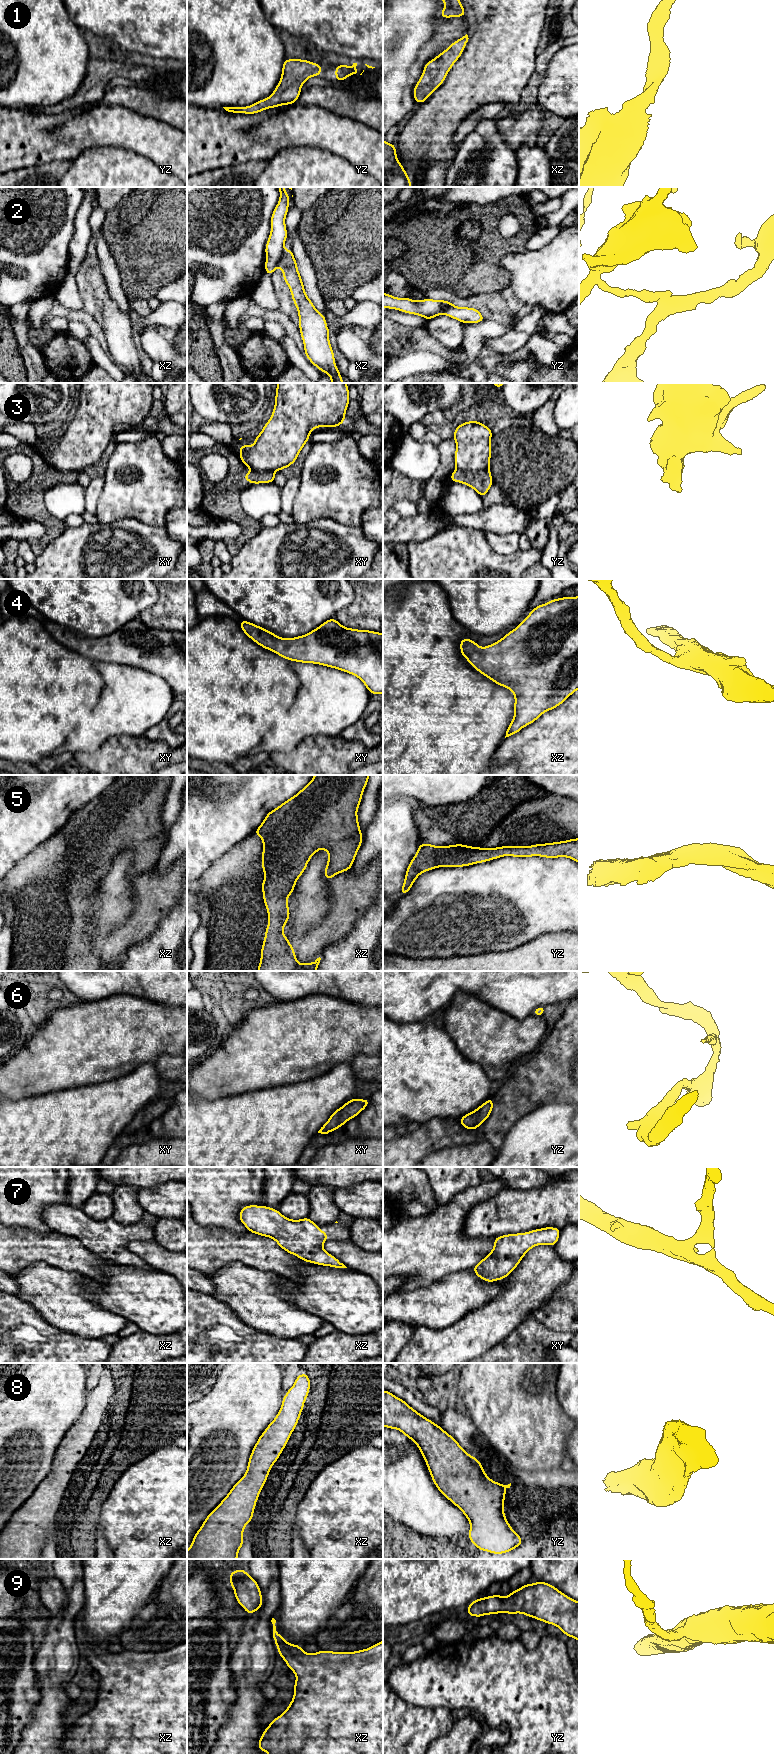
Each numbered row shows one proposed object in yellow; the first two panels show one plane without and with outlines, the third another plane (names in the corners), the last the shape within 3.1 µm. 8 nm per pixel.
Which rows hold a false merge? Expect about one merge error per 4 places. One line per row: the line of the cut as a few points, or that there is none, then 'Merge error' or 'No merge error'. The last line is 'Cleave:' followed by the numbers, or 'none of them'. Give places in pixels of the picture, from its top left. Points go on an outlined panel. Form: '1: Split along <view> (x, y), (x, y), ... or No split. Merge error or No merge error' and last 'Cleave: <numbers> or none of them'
1: No split. No merge error
2: Split along xz (283, 248), (277, 265). Merge error
3: Split along yz (456, 468), (461, 470), (488, 469). Merge error
4: No split. No merge error
5: No split. No merge error
6: No split. No merge error
7: No split. No merge error
8: No split. No merge error
9: No split. No merge error
Cleave: 2, 3

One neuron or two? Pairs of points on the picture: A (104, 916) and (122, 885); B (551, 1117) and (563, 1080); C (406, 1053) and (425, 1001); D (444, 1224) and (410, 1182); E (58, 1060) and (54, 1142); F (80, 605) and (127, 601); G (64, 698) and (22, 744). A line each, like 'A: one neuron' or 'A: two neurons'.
A: one neuron
B: two neurons
C: two neurons
D: two neurons
E: two neurons
F: one neuron
G: one neuron

